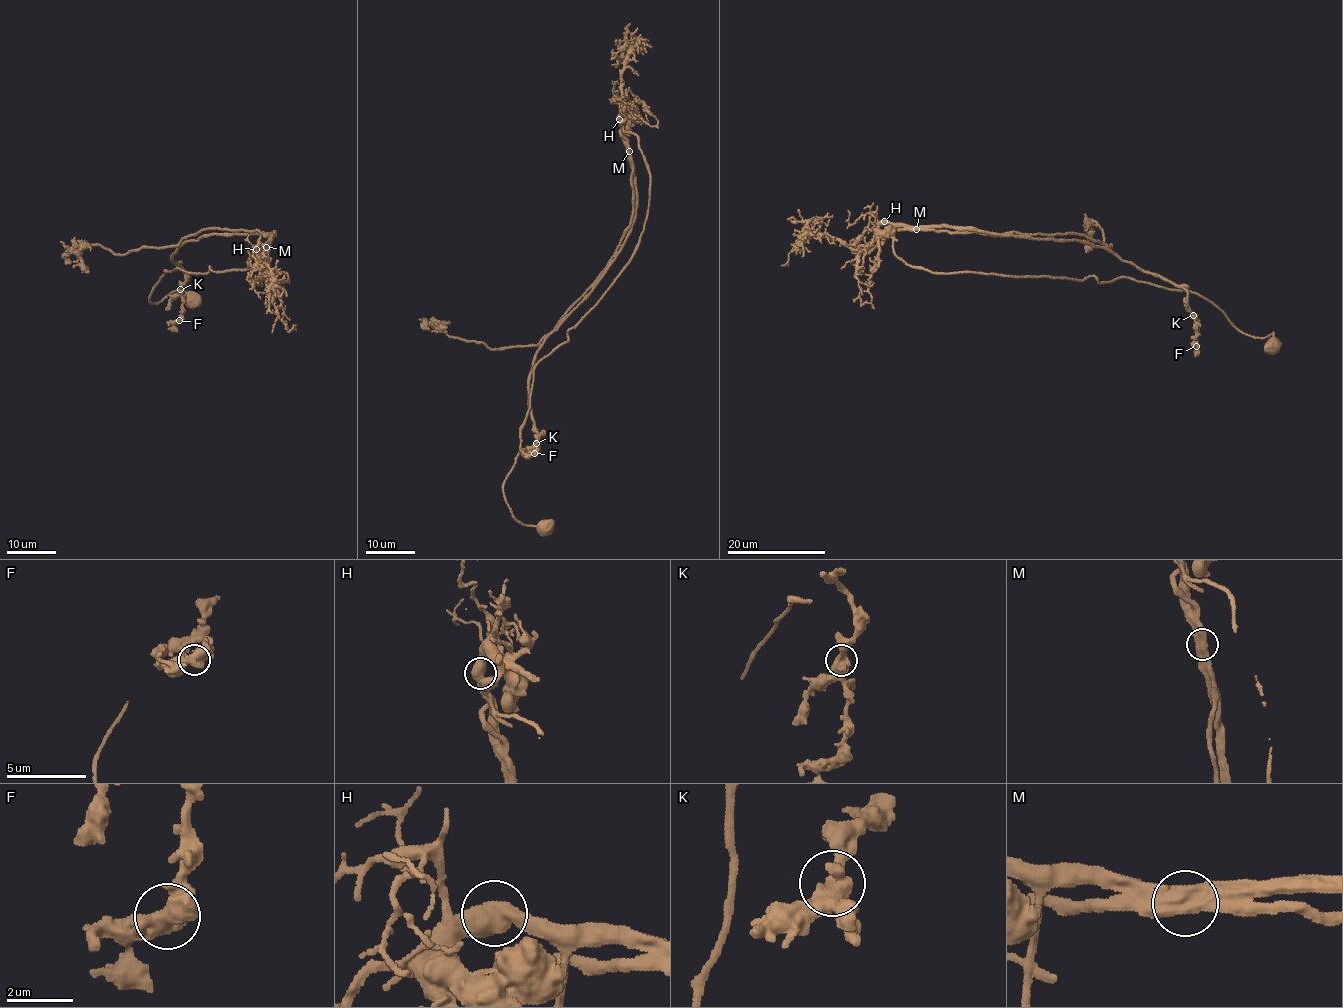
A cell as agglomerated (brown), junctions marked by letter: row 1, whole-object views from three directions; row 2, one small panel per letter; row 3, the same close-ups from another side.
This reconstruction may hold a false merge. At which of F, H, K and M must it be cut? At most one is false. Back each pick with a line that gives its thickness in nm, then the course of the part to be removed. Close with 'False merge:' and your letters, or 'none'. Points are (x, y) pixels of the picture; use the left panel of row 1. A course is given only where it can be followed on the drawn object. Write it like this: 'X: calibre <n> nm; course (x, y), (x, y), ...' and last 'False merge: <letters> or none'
M: calibre 600 nm; course (266, 247), (271, 235), (209, 227), (177, 244), (132, 249), (124, 254), (82, 241), (80, 259), (87, 273)
False merge: M

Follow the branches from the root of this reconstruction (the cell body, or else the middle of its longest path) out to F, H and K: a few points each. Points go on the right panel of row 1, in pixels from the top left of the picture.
F: (1273, 343), (1194, 292), (1129, 278), (911, 267), (894, 253), (894, 230), (1098, 245), (1181, 287), (1196, 346)
H: (1273, 343), (1274, 333), (1243, 334), (1194, 292), (1129, 278), (911, 267), (894, 253), (894, 227), (884, 221)
K: (1273, 343), (1194, 292), (1129, 278), (911, 267), (894, 253), (894, 230), (1084, 240), (1180, 285), (1193, 315)

